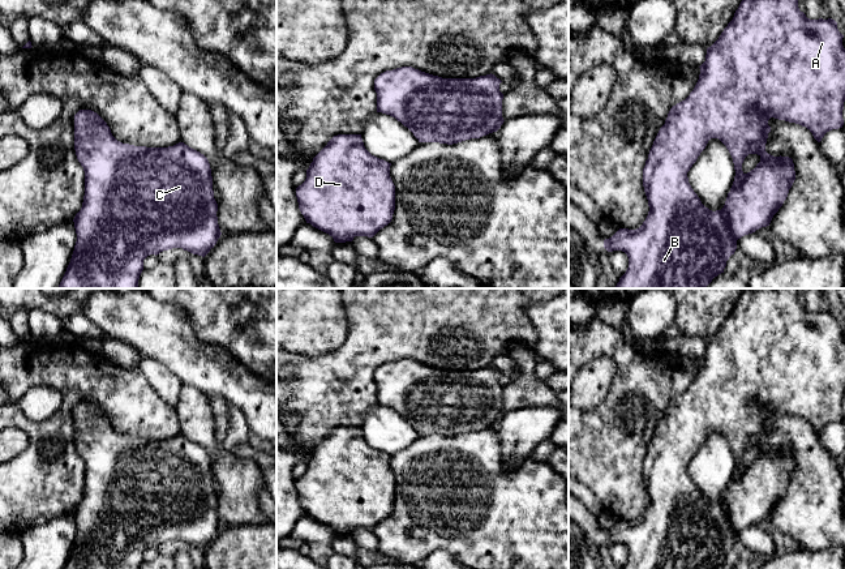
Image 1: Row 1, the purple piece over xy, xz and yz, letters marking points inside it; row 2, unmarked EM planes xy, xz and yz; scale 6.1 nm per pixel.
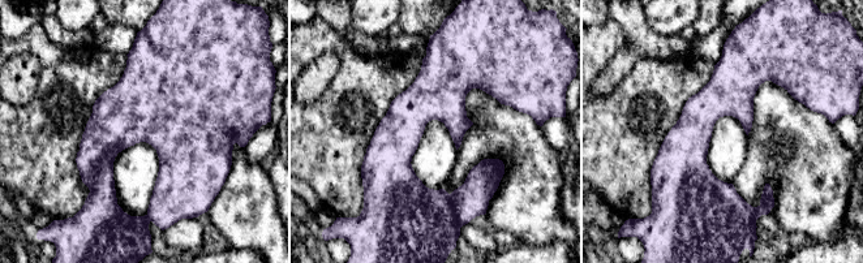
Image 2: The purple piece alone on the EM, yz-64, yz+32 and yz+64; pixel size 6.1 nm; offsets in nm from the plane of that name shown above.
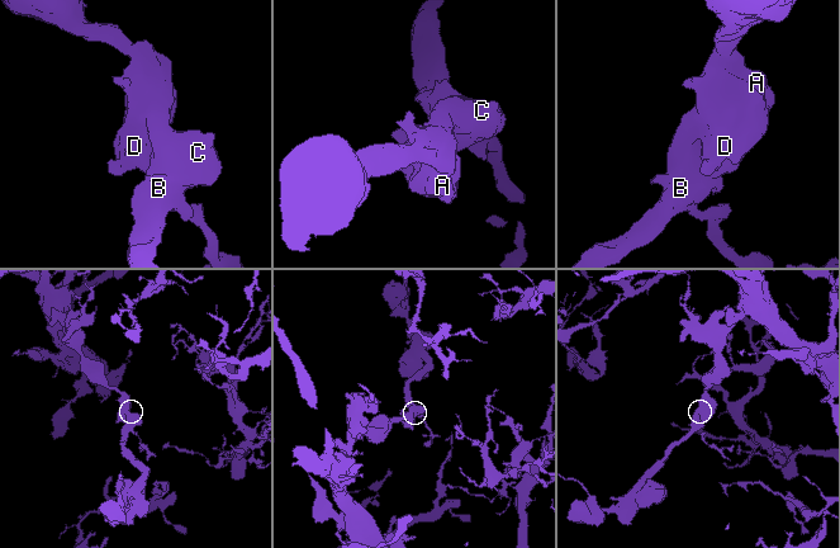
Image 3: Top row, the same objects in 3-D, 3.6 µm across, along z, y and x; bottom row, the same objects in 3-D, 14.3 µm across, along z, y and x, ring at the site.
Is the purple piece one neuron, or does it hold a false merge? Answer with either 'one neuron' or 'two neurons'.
one neuron

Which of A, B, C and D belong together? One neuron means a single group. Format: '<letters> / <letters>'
A B C D

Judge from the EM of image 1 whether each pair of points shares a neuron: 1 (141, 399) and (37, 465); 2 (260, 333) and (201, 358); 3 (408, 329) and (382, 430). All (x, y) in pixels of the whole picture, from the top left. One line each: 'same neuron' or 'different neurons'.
1: same neuron
2: different neurons
3: different neurons

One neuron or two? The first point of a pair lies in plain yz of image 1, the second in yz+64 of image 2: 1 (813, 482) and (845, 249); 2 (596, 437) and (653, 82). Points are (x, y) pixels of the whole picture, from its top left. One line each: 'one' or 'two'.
1: two
2: one

